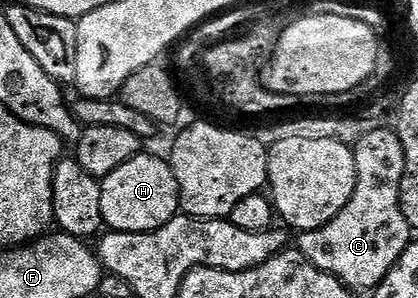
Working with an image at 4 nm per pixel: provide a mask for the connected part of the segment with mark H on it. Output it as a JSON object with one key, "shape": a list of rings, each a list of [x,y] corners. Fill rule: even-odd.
{"shape":[[[141,153],[114,169],[100,184],[102,217],[108,231],[146,233],[166,225],[180,211],[180,190],[167,158]]]}

